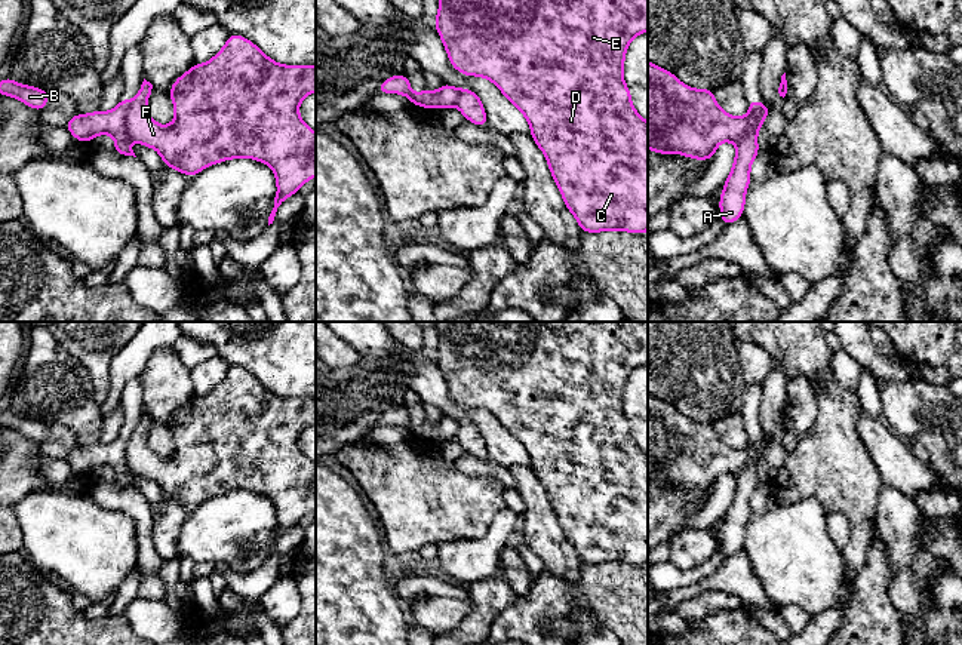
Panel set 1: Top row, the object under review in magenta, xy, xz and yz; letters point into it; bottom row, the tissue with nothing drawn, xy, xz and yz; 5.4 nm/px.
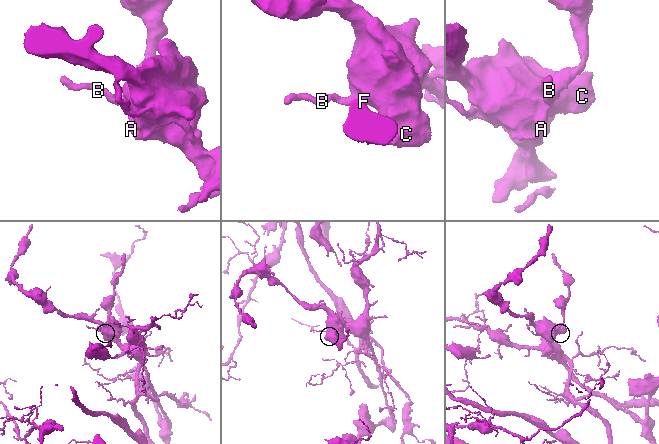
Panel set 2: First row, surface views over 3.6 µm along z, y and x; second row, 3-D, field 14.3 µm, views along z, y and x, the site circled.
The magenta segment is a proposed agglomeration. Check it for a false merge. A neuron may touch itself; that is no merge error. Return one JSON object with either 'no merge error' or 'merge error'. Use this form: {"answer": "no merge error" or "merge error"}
{"answer": "merge error"}

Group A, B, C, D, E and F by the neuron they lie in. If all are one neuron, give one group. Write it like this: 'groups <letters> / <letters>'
groups A B / C D E F

